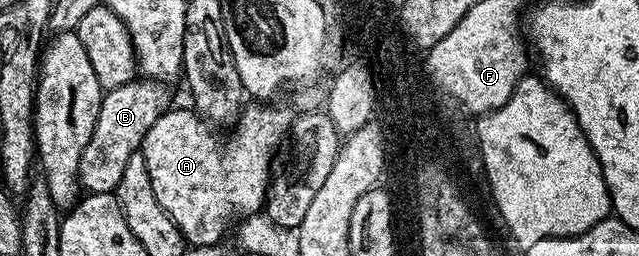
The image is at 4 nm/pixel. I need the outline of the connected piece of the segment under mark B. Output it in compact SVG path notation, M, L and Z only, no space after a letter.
M135 80L124 84L120 88L112 88L102 95L100 116L96 116L96 128L92 128L92 140L88 140L88 148L80 158L78 181L83 191L91 194L114 194L120 184L120 176L124 176L124 168L133 154L139 153L144 136L148 136L148 128L160 120L160 116L171 109L170 94L161 82L149 80Z

